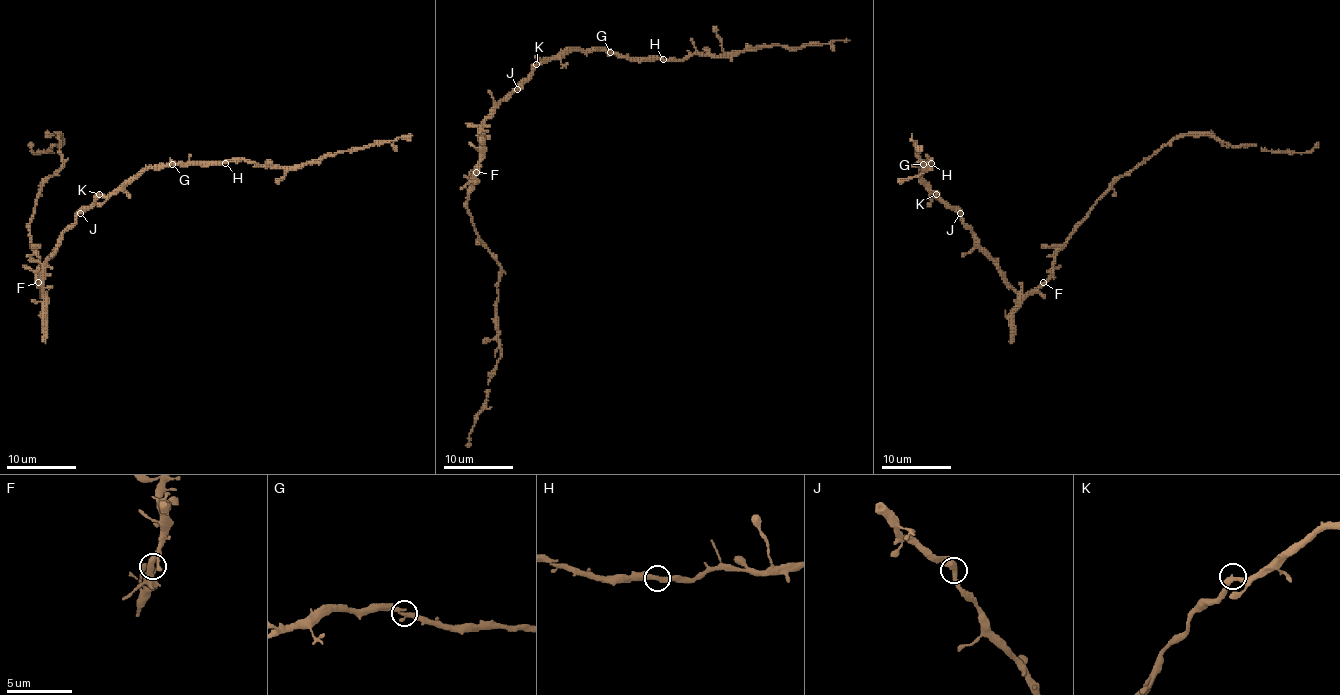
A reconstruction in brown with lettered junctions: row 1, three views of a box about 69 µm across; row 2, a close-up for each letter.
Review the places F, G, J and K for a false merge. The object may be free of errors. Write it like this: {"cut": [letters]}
{"cut": []}

